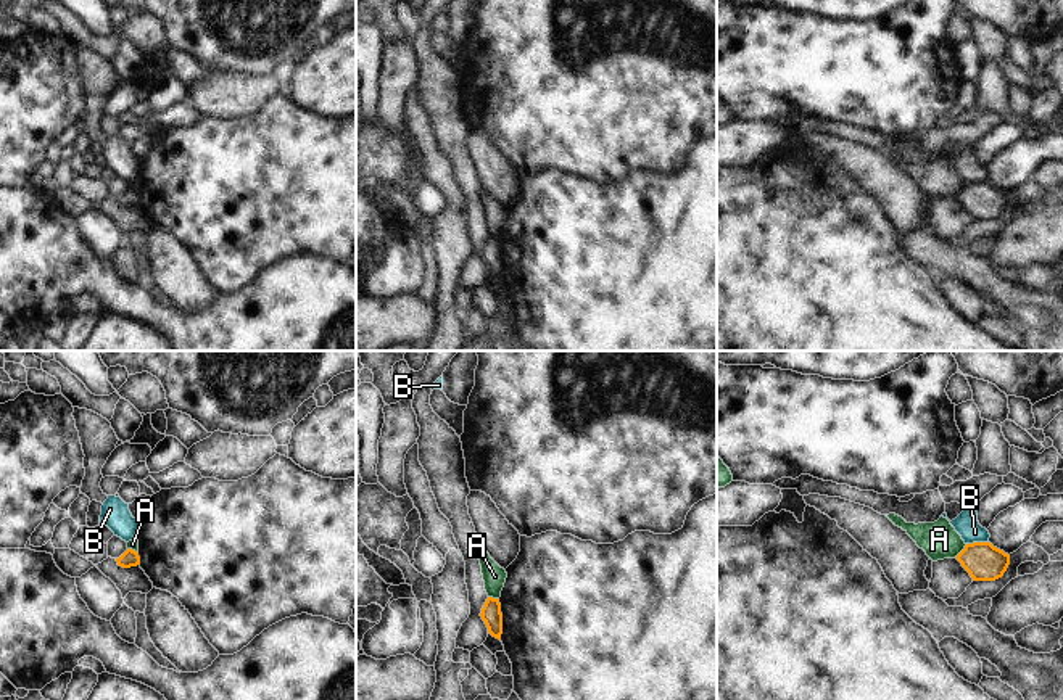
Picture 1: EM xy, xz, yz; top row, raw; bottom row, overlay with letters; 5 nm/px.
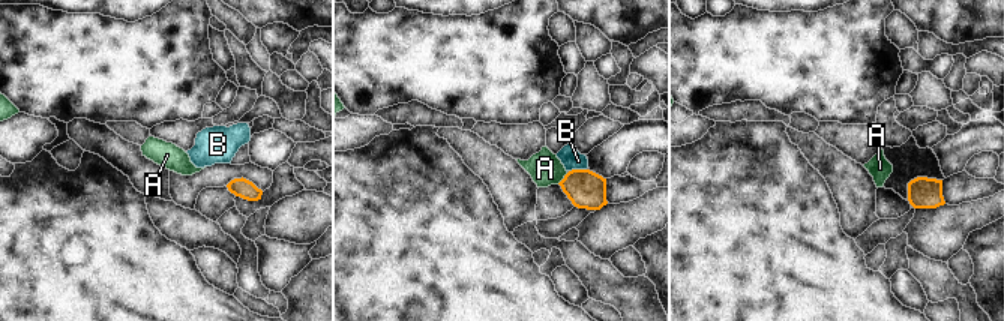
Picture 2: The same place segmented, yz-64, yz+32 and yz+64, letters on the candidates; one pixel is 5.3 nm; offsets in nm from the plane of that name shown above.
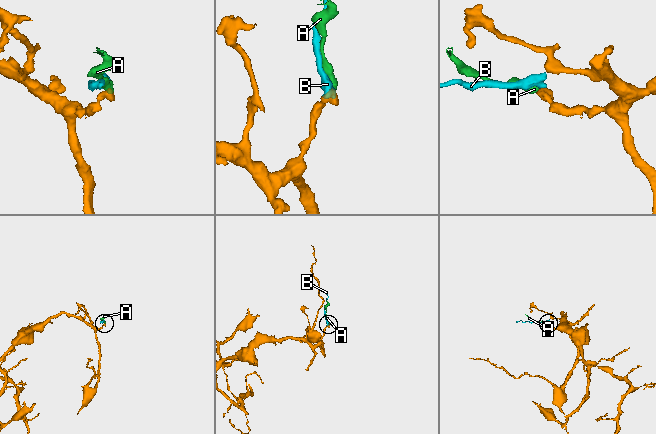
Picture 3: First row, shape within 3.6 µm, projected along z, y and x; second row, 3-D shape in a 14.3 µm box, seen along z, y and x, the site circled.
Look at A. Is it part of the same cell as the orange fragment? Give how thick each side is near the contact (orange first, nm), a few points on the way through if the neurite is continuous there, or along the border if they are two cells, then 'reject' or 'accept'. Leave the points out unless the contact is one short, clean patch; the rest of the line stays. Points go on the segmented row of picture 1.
calibres 190 and 190 nm; border yz (967, 544), (955, 557); reject

